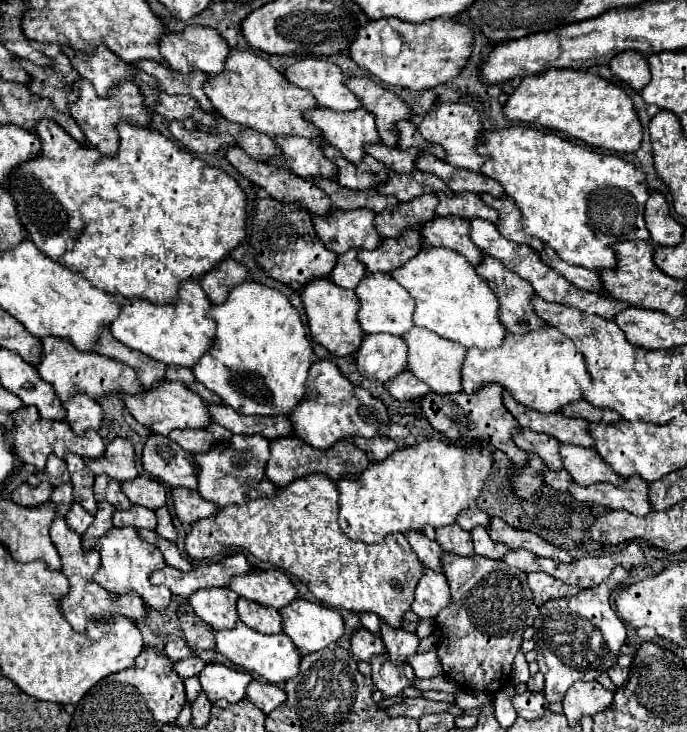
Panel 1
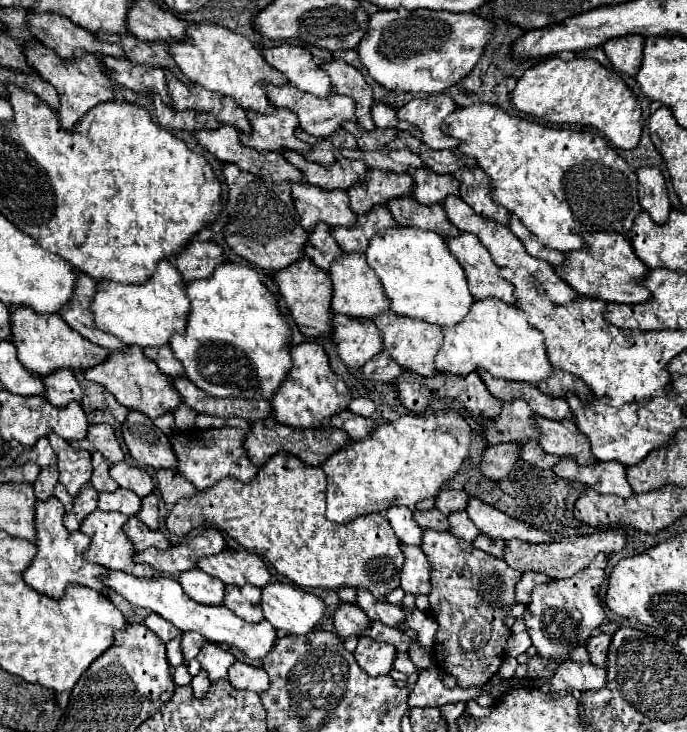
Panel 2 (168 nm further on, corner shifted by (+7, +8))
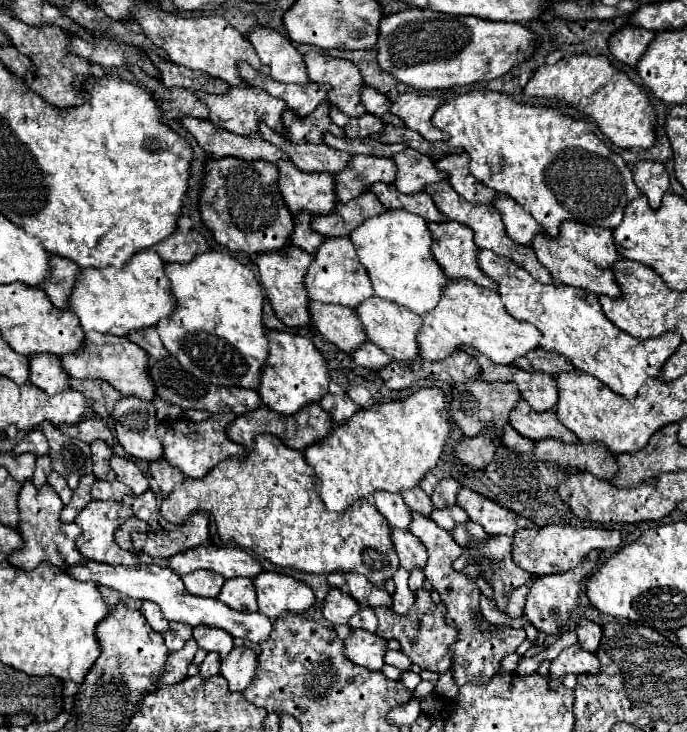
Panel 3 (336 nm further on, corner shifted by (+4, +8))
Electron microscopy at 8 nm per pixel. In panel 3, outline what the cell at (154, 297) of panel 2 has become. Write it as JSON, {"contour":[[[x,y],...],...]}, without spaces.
{"contour":[[[148,248],[142,254],[138,252],[130,264],[124,266],[124,270],[82,270],[80,280],[76,280],[76,288],[72,292],[70,310],[80,318],[84,332],[96,330],[100,334],[128,336],[130,332],[156,328],[162,318],[172,318],[176,304],[178,302],[170,292],[170,280],[164,272],[164,260],[156,254],[154,248]]]}

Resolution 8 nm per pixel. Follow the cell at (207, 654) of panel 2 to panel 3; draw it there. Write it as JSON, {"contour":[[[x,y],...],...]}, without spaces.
{"contour":[[[194,628],[194,640],[206,652],[216,652],[226,658],[232,650],[232,636],[220,628]]]}

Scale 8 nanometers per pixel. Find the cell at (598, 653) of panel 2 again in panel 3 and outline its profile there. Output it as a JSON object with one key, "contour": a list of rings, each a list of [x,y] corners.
{"contour":[[[582,618],[580,626],[576,628],[576,634],[578,634],[578,644],[588,650],[588,652],[596,652],[596,648],[600,646],[600,640],[602,640],[602,628],[586,618]]]}

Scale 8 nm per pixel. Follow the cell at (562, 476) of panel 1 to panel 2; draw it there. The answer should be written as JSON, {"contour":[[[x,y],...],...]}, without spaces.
{"contour":[[[535,440],[521,444],[521,454],[519,454],[519,456],[521,456],[525,462],[531,462],[531,464],[541,466],[541,468],[553,468],[553,466],[559,462],[559,456],[545,454]]]}

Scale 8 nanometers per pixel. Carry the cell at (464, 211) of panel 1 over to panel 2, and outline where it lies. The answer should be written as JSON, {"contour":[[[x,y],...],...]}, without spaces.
{"contour":[[[427,166],[409,170],[413,176],[413,192],[411,196],[421,204],[443,202],[449,194],[459,196],[459,180],[453,174],[437,174]]]}

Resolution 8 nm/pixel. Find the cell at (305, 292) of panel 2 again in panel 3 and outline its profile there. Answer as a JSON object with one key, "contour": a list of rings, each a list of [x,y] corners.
{"contour":[[[292,246],[284,256],[276,256],[276,252],[268,252],[268,256],[258,256],[256,266],[260,270],[260,284],[266,290],[266,296],[278,316],[286,326],[290,328],[304,328],[310,324],[310,298],[304,284],[304,276],[308,272],[308,266],[312,264],[314,256]]]}

